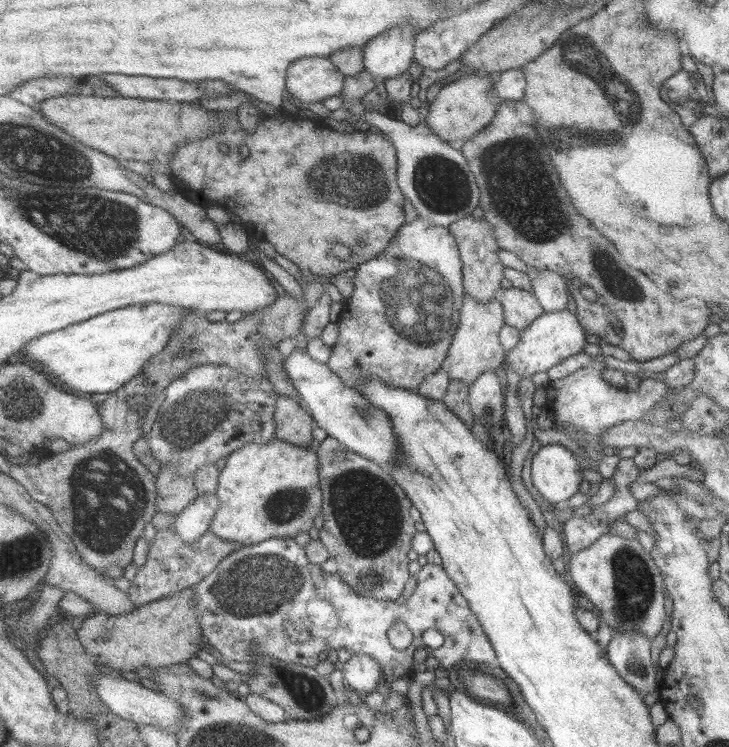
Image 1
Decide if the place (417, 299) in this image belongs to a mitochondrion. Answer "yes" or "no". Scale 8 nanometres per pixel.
yes

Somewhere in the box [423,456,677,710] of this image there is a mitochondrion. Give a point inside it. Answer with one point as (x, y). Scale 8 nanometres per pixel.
(634, 583)

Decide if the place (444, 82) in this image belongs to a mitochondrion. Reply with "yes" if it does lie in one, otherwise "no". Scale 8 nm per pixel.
no

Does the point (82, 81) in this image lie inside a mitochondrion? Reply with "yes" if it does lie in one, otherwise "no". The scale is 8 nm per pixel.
no

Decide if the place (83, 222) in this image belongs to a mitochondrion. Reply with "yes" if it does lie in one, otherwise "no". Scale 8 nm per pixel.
yes

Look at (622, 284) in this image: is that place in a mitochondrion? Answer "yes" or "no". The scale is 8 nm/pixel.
yes

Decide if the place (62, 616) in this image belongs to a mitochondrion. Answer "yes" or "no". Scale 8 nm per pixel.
no

